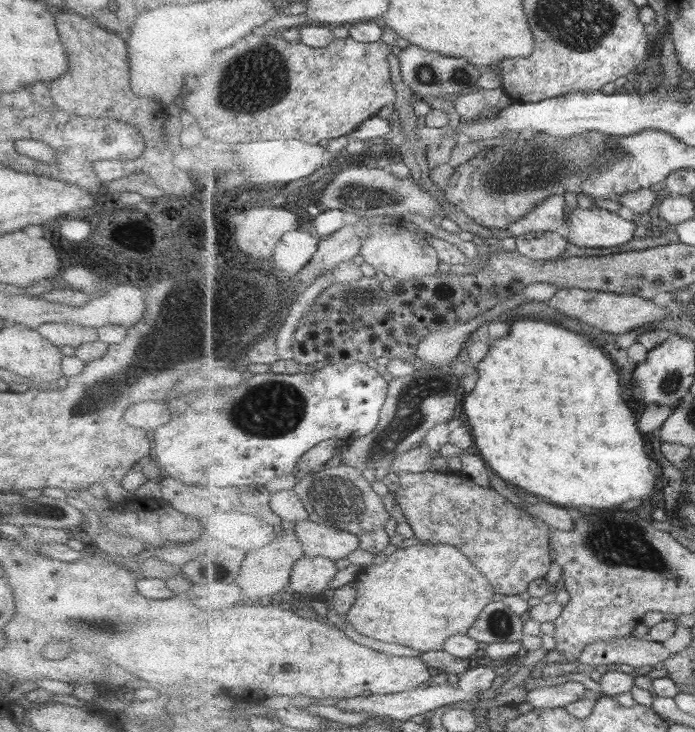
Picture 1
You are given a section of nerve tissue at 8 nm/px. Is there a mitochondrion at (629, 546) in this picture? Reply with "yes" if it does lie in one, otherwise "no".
yes

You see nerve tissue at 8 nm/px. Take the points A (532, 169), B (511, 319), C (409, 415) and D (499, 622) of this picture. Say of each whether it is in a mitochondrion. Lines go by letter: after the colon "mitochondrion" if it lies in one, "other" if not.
A: mitochondrion
B: other
C: mitochondrion
D: mitochondrion

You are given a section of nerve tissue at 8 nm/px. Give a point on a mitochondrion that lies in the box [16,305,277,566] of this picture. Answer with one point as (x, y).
(89, 405)

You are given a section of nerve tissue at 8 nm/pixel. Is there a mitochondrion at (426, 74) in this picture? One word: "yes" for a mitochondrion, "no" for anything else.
yes

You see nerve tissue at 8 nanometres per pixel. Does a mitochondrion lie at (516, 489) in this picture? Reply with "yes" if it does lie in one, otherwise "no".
no

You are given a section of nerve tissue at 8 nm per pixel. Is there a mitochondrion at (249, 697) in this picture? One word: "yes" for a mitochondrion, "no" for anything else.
no

